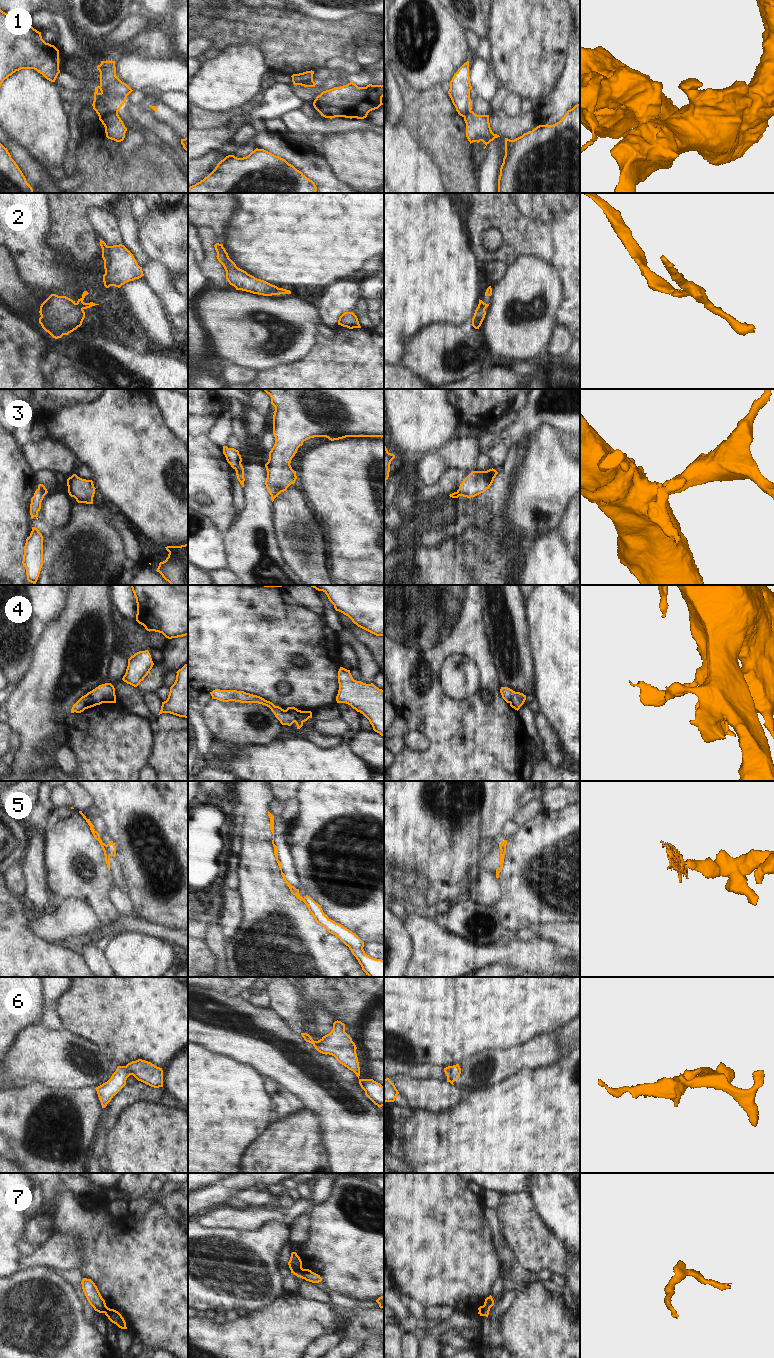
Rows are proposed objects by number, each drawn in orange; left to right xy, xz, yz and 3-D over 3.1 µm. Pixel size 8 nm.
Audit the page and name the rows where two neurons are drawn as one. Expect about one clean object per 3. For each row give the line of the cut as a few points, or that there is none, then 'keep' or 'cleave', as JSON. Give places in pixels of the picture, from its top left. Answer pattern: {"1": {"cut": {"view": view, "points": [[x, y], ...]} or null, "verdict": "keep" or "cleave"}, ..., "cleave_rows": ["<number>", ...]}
{"1": {"cut": {"view": "xy", "points": [[117, 111], [99, 117]]}, "verdict": "cleave"}, "2": {"cut": null, "verdict": "keep"}, "3": {"cut": {"view": "xy", "points": [[38, 488], [44, 495]]}, "verdict": "cleave"}, "4": {"cut": {"view": "xz", "points": [[286, 709], [294, 717], [295, 721]]}, "verdict": "cleave"}, "5": {"cut": {"view": "xy", "points": [[106, 845], [111, 855]]}, "verdict": "cleave"}, "6": {"cut": null, "verdict": "keep"}, "7": {"cut": {"view": "yz", "points": [[489, 1307], [484, 1307], [479, 1313]]}, "verdict": "cleave"}, "cleave_rows": ["1", "3", "4", "5", "7"]}

